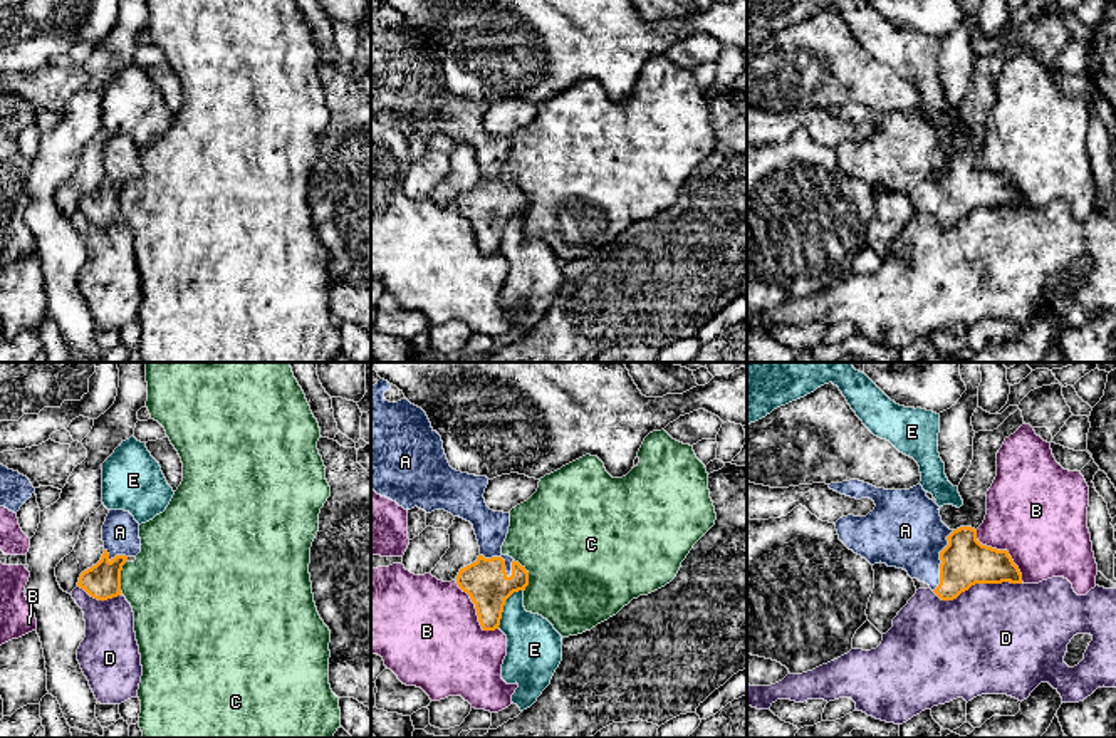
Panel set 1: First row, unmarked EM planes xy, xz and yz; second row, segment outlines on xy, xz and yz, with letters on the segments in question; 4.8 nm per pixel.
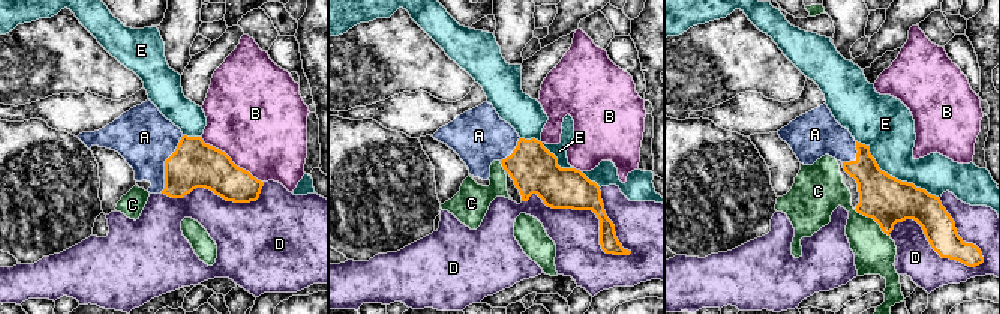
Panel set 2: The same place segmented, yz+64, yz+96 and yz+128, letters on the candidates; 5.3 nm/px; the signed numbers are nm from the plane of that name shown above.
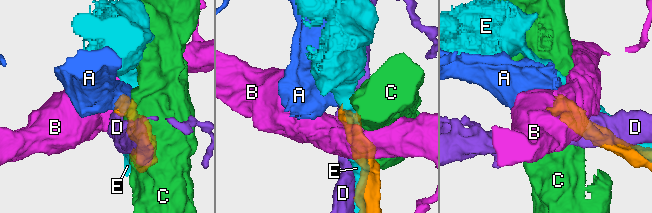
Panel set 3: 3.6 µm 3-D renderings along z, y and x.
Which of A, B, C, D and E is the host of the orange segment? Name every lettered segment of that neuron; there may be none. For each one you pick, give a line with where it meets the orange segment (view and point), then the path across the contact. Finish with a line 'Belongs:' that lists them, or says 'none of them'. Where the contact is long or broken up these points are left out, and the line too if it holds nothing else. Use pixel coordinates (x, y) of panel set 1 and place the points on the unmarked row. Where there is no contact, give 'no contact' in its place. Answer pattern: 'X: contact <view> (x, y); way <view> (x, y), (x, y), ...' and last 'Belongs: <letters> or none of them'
A: contact yz (940, 183); way yz (965, 187), (940, 183), (905, 155)
Belongs: A

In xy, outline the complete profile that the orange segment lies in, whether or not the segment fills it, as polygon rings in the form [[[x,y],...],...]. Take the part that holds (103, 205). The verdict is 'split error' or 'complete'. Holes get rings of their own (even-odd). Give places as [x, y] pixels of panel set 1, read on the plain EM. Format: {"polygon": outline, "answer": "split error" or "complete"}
{"polygon": [[[109,134],[102,149],[104,178],[101,184],[91,193],[84,195],[79,201],[77,211],[84,213],[91,221],[97,225],[107,225],[121,220],[121,195],[129,181],[136,181],[141,176],[139,148],[129,136]]], "answer": "split error"}

